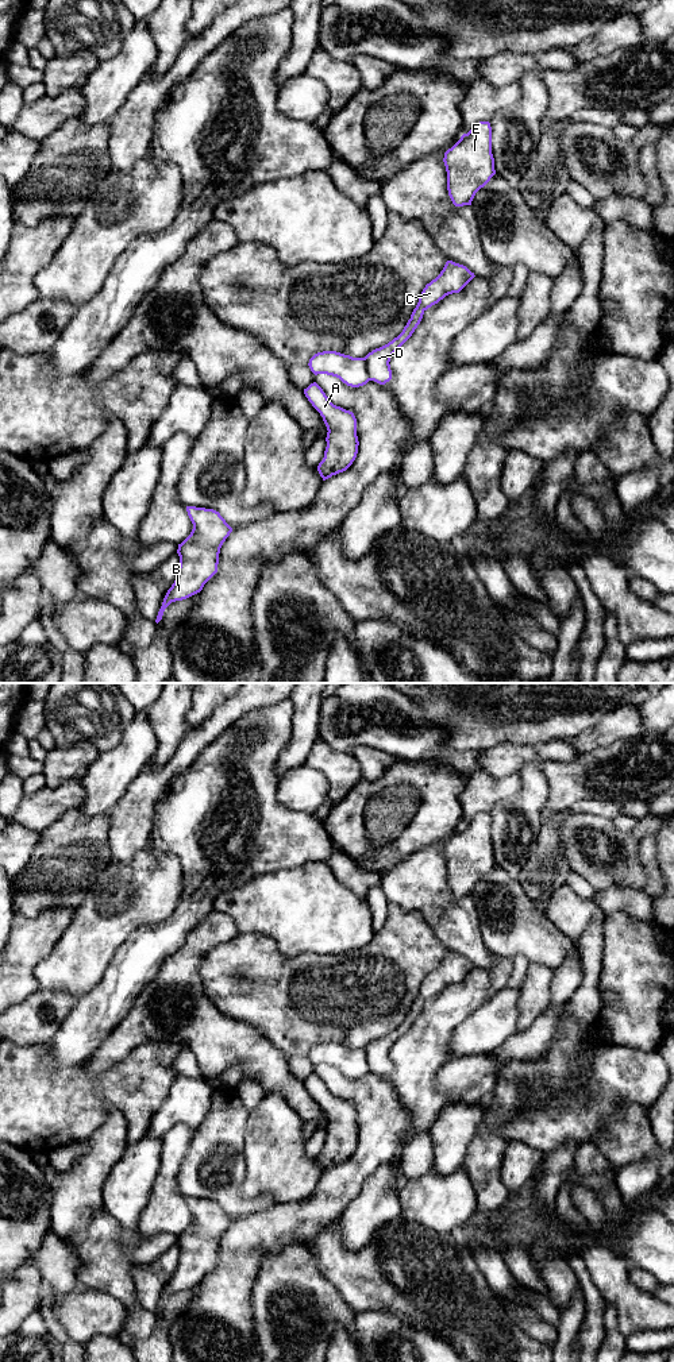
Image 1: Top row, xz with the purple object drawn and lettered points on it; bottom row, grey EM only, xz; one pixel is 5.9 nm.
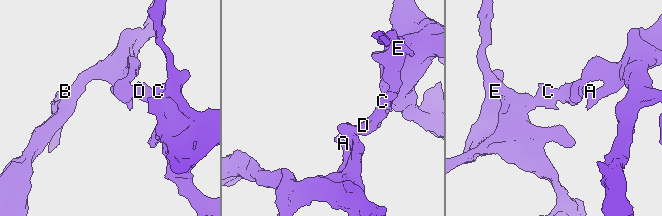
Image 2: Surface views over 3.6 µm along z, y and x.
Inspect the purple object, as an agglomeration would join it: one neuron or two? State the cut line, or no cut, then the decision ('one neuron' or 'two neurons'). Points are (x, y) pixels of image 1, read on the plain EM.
xz (364, 1049), (370, 1071) | two neurons

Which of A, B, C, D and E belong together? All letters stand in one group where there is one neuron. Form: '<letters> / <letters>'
A B / C D E

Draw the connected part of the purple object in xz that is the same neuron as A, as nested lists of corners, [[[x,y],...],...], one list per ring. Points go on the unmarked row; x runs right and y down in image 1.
[[[316,1073],[304,1080],[304,1085],[323,1108],[328,1122],[324,1149],[317,1157],[320,1168],[326,1172],[346,1162],[355,1151],[359,1137],[357,1110],[353,1103],[334,1096]]]

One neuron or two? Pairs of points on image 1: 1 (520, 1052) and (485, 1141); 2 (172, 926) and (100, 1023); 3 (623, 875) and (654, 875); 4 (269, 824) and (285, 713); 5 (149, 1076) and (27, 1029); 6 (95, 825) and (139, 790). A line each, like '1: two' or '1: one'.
1: two
2: one
3: two
4: one
5: two
6: two

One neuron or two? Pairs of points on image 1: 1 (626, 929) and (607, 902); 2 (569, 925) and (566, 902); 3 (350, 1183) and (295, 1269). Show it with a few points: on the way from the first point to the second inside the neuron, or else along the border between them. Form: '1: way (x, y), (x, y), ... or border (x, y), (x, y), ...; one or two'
1: border (607, 913), (624, 911), (643, 922); two
2: way (569, 919), (566, 907); one
3: border (304, 1245), (285, 1245), (273, 1253); two

